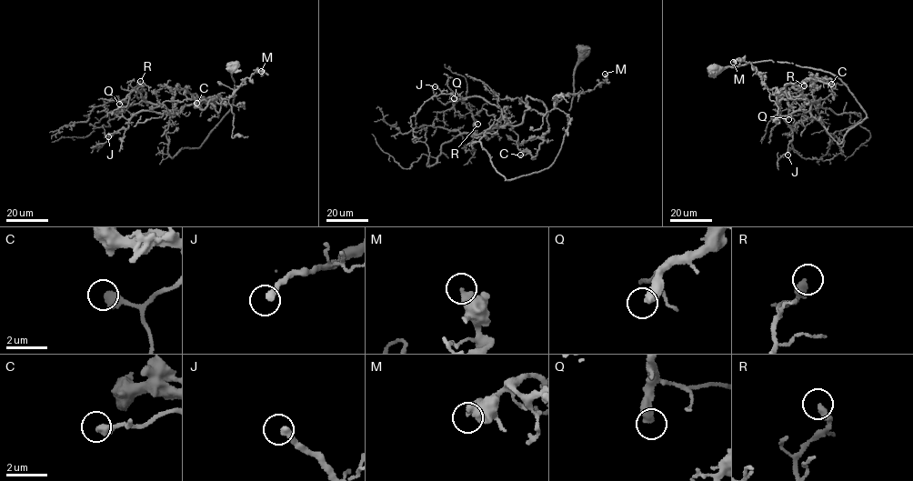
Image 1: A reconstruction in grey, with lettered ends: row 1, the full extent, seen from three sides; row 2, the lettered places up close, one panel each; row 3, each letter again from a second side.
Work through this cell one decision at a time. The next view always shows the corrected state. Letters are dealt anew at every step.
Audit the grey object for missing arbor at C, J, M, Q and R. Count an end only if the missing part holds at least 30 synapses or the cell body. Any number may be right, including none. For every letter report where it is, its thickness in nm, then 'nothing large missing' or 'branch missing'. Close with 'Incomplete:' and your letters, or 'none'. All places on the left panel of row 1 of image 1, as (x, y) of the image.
C: (196, 103) | 480 nm | nothing large missing
J: (108, 136) | 320 nm | branch missing
M: (261, 71) | 380 nm | nothing large missing
Q: (119, 104) | 440 nm | branch missing
R: (140, 81) | 360 nm | nothing large missing
Incomplete: J, Q

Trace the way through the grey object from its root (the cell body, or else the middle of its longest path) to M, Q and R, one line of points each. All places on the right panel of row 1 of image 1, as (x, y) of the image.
M: (714, 69), (772, 60), (827, 72), (866, 116), (838, 144), (803, 95), (776, 105), (785, 88), (733, 62)
Q: (714, 69), (772, 60), (827, 72), (866, 116), (838, 144), (810, 112), (817, 100), (795, 98), (788, 119)
R: (714, 69), (772, 60), (829, 72), (865, 119), (838, 144), (810, 112), (818, 101), (799, 96), (804, 85)

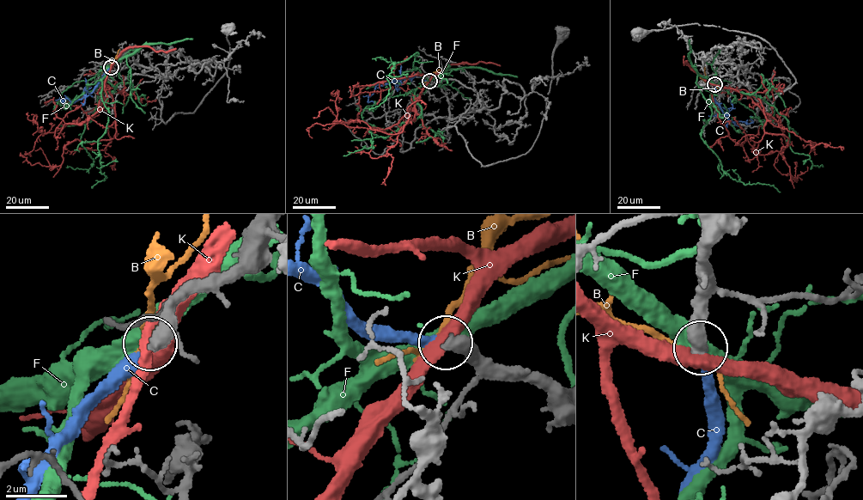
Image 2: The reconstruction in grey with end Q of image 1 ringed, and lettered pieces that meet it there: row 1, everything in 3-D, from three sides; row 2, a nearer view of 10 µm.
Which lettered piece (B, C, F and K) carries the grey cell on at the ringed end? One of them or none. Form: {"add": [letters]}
{"add": ["C"]}

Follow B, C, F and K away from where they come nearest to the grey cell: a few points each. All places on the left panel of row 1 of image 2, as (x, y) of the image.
B: (111, 67), (119, 49)
C: (111, 67), (88, 95), (75, 101), (66, 98), (62, 102), (67, 96)
F: (112, 66), (99, 72), (115, 88), (100, 94), (81, 136), (82, 144), (93, 163), (88, 169), (66, 167)
K: (112, 67), (105, 82), (117, 134), (90, 143), (70, 142), (57, 166), (31, 165), (25, 151)

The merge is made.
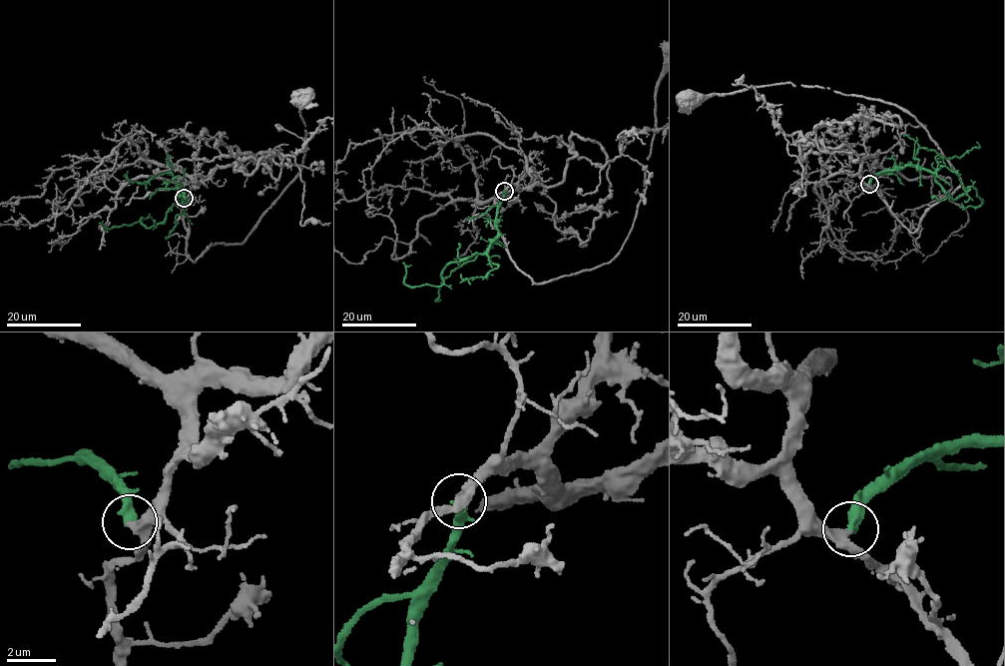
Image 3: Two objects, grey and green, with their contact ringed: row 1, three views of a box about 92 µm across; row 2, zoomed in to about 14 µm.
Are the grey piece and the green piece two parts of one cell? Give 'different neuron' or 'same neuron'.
same neuron

